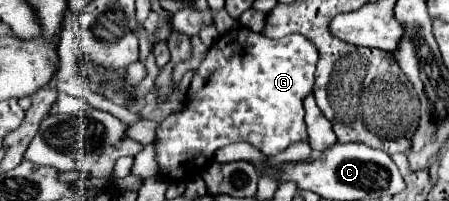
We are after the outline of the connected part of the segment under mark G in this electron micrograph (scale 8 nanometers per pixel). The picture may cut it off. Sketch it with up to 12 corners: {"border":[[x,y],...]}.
{"border":[[237,27],[155,135],[189,181],[225,145],[307,141],[315,45]]}

